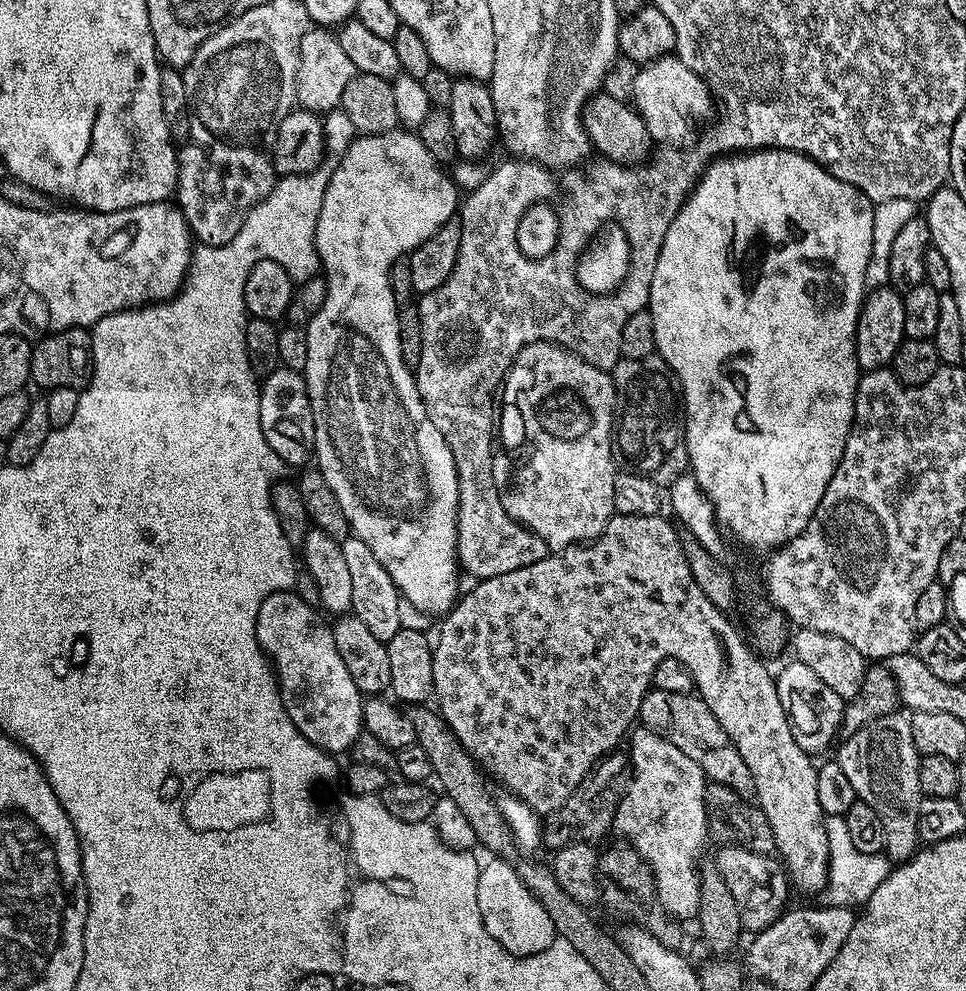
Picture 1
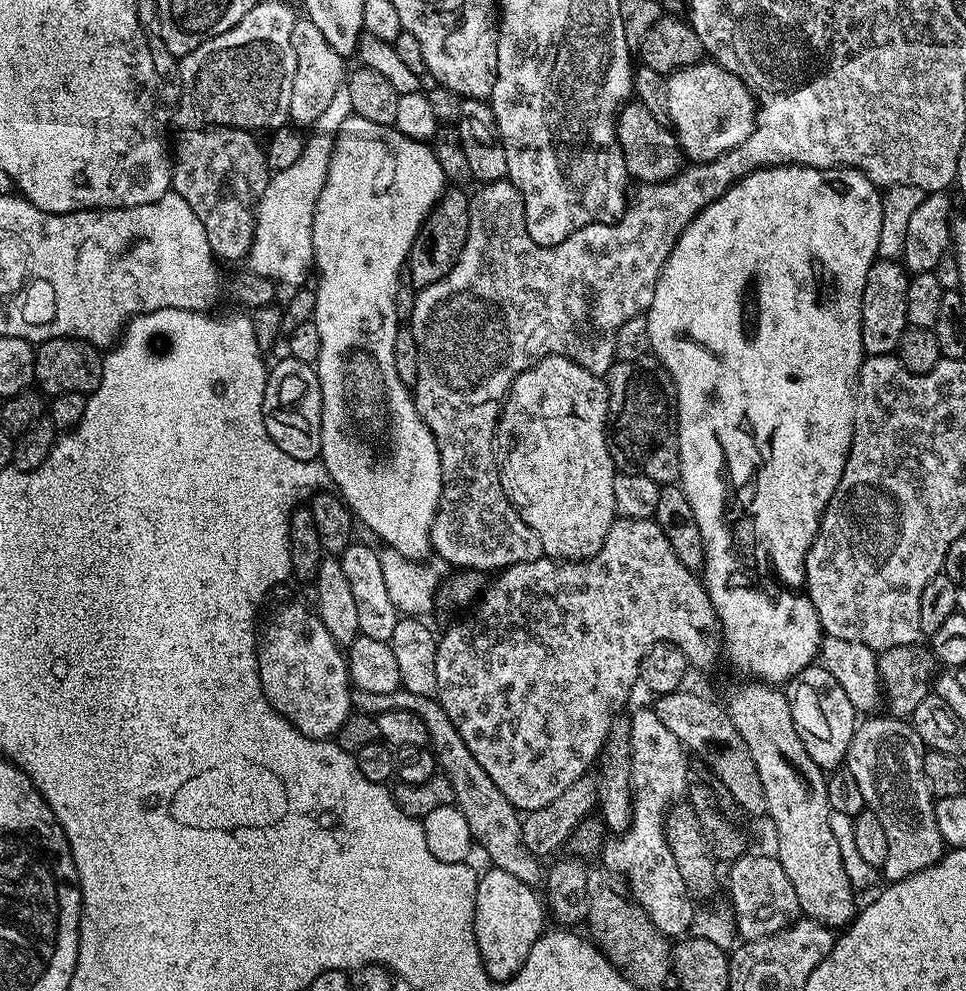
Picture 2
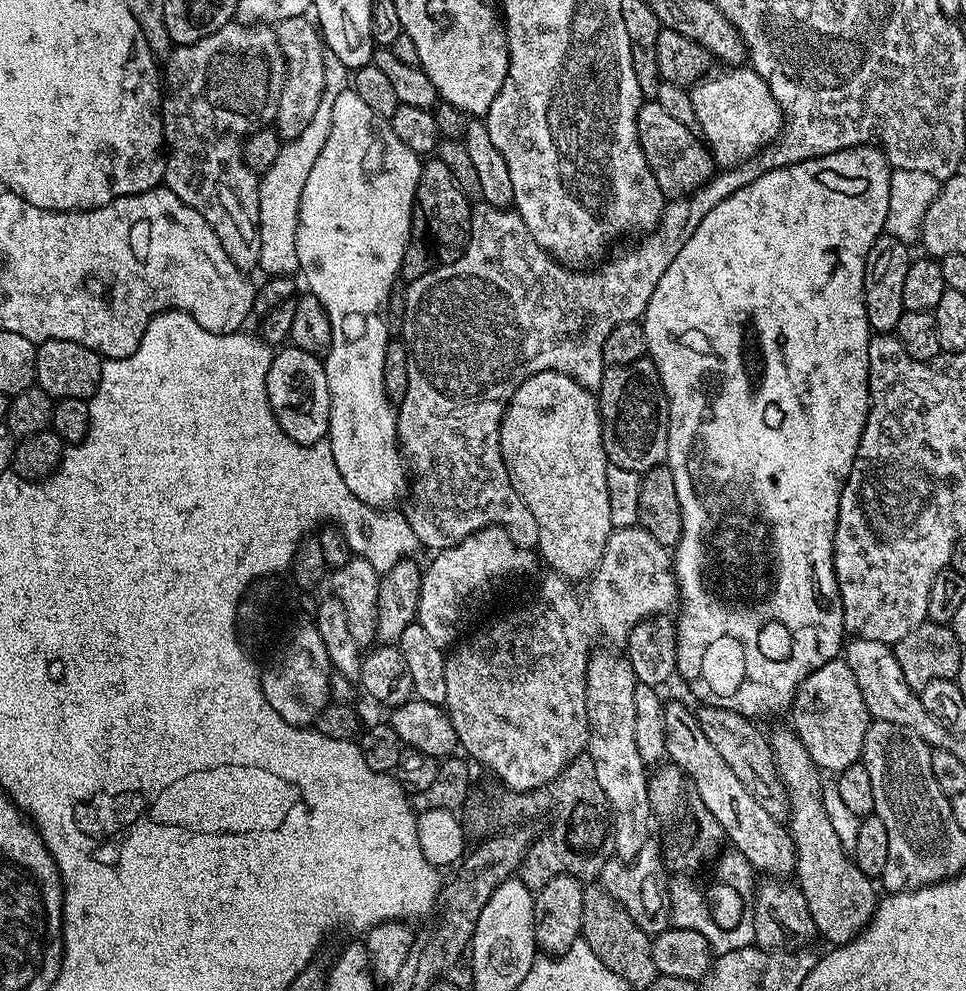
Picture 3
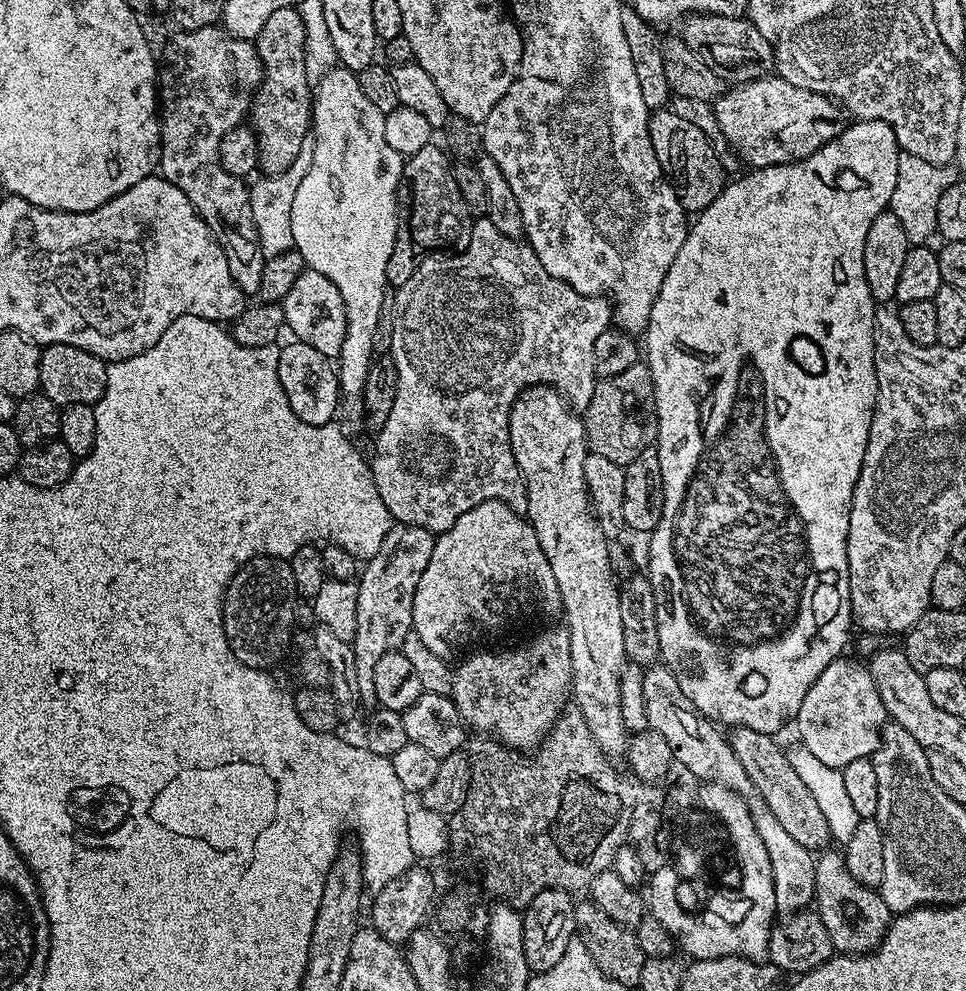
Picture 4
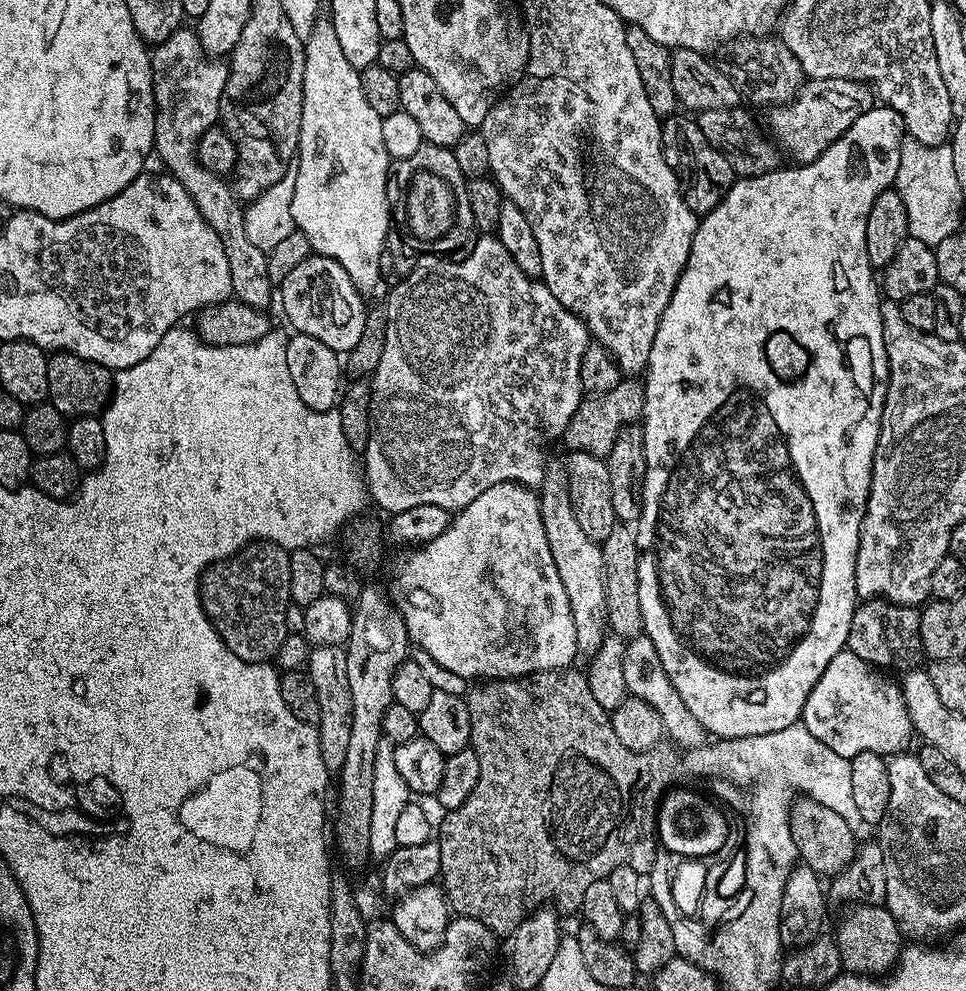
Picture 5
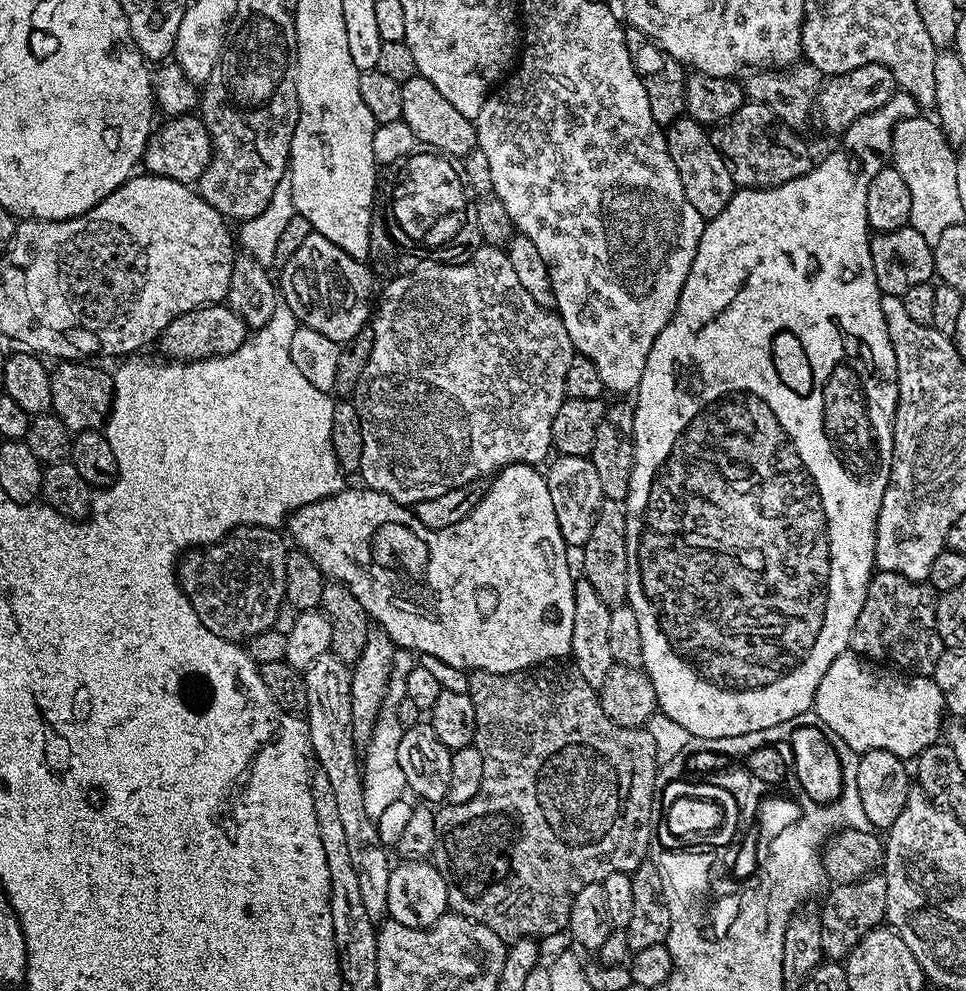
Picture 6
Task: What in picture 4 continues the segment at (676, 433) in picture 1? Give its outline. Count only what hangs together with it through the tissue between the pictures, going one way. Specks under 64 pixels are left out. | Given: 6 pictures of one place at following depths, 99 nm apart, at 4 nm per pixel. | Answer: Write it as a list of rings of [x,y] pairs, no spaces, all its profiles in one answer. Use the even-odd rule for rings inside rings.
[[[637,362],[622,374],[600,378],[596,381],[594,398],[590,406],[583,409],[582,419],[588,447],[602,458],[625,466],[634,462],[647,447],[655,445],[658,434],[658,414],[654,402],[654,382],[647,363]]]

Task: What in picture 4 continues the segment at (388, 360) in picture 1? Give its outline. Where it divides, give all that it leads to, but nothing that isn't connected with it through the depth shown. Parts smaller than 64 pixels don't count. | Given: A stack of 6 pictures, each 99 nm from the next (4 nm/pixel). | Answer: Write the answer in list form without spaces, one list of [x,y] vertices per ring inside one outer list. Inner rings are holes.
[[[337,66],[321,80],[315,81],[310,125],[312,161],[310,170],[306,170],[306,178],[302,178],[294,194],[294,206],[290,206],[290,230],[295,251],[302,254],[305,265],[311,271],[330,278],[330,282],[338,286],[346,306],[348,322],[346,338],[338,357],[338,375],[343,411],[352,416],[365,411],[364,380],[374,361],[372,339],[376,336],[380,315],[386,312],[384,288],[389,287],[388,263],[396,249],[396,235],[400,229],[398,189],[404,177],[405,157],[400,156],[398,150],[393,150],[390,142],[386,142],[384,117],[385,113],[371,104],[366,94],[362,94],[360,77],[350,69]]]

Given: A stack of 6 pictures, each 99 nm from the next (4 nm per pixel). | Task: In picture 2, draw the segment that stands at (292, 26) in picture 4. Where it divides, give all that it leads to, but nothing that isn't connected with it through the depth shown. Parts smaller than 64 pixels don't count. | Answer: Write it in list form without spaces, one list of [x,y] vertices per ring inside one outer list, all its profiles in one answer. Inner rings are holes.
[[[307,18],[297,19],[294,34],[290,34],[290,42],[294,42],[296,73],[294,90],[290,90],[288,119],[296,126],[311,126],[318,122],[326,106],[330,106],[334,94],[338,94],[338,90],[345,87],[346,60],[338,54],[338,50],[334,50],[334,46],[330,46],[330,42],[326,42],[322,30],[318,30],[318,26],[314,26],[314,22]]]

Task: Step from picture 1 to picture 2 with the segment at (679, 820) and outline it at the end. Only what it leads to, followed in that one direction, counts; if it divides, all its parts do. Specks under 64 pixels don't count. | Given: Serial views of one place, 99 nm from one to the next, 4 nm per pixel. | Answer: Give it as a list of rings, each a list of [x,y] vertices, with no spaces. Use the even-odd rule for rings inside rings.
[[[655,707],[640,708],[633,716],[629,715],[627,721],[632,755],[632,825],[625,832],[605,839],[602,864],[626,881],[632,899],[646,910],[650,922],[654,922],[664,936],[680,938],[689,931],[687,928],[693,927],[697,909],[692,908],[694,897],[686,882],[682,882],[682,874],[678,874],[664,824],[669,812],[685,799],[690,787],[690,756],[680,740],[670,734],[666,722],[658,718]]]

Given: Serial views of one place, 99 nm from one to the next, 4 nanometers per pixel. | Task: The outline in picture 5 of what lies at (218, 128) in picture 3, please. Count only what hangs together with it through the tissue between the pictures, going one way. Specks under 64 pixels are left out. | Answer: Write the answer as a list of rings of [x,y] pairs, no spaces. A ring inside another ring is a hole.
[[[181,26],[176,29],[170,38],[166,38],[160,44],[151,49],[152,57],[152,89],[154,90],[154,102],[156,103],[156,142],[154,145],[155,155],[160,155],[160,160],[165,164],[167,175],[176,179],[190,194],[194,206],[202,214],[202,218],[218,234],[222,242],[222,250],[226,250],[226,262],[230,262],[230,286],[232,287],[232,296],[240,300],[246,306],[259,308],[261,310],[271,309],[274,304],[274,281],[270,278],[268,269],[268,258],[266,253],[250,238],[246,238],[246,222],[244,221],[244,208],[238,199],[233,185],[228,184],[223,175],[214,173],[200,164],[200,158],[196,154],[196,147],[200,138],[208,128],[217,127],[221,119],[220,99],[224,96],[225,80],[228,77],[227,67],[223,63],[215,64],[215,59],[209,58],[204,49],[200,47],[200,38],[195,31],[192,32],[187,26]]]

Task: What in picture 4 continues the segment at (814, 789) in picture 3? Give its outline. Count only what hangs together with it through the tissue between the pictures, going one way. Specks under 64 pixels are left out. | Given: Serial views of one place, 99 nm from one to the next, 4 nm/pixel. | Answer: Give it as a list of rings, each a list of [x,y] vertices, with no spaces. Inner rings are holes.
[[[824,850],[815,857],[816,898],[814,911],[822,918],[822,926],[830,934],[830,942],[837,953],[845,956],[862,956],[872,952],[884,941],[888,928],[892,925],[894,914],[875,888],[862,886],[850,878],[846,862],[839,851]]]

